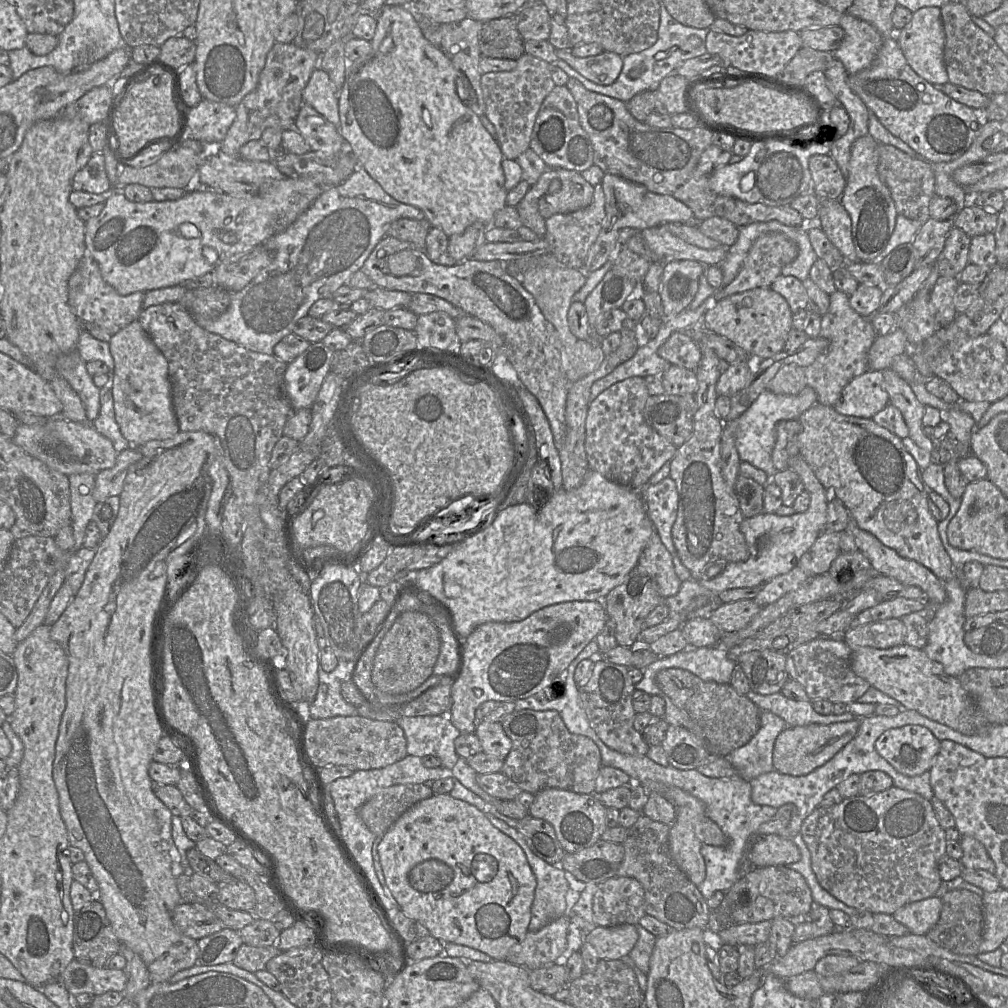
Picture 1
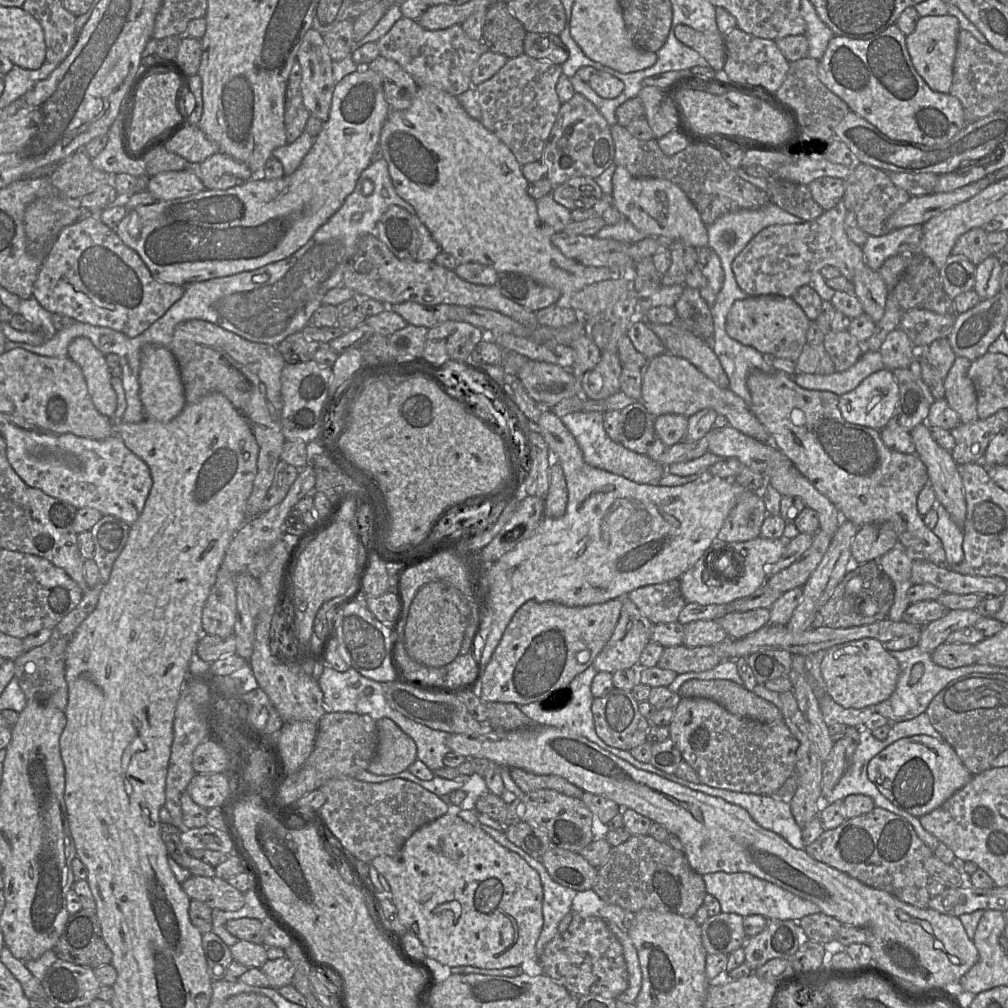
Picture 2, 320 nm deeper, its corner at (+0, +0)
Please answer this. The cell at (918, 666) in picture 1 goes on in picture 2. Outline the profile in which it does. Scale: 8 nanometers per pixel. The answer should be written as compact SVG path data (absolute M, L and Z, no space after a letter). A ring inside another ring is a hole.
M862 638L829 648L820 668L826 692L844 708L865 708L887 700L895 691L900 674L897 659L875 638Z

